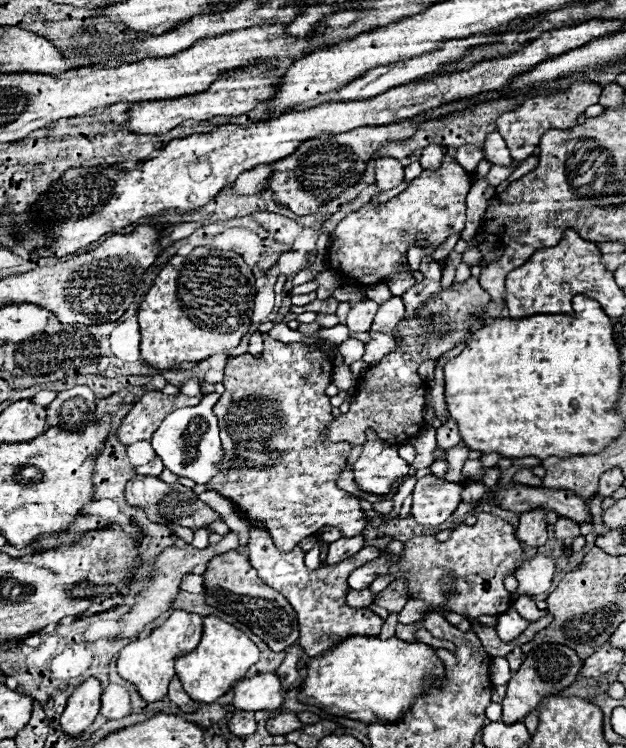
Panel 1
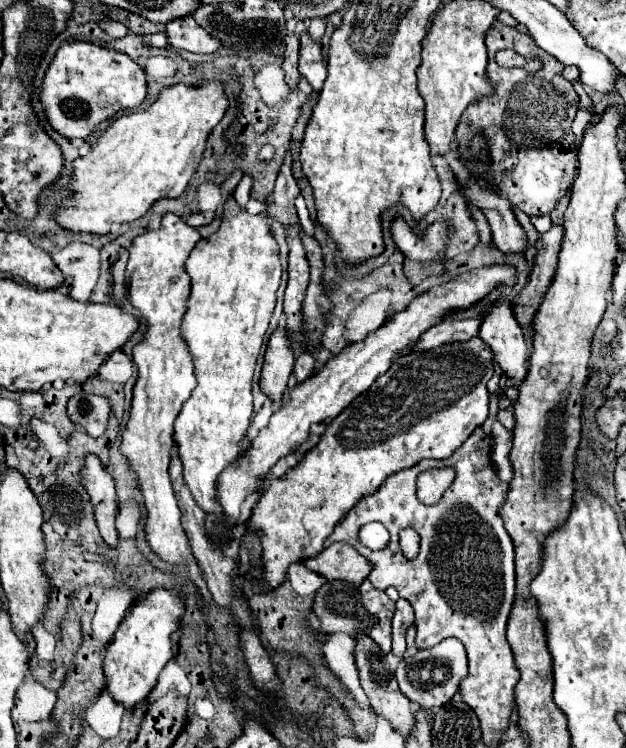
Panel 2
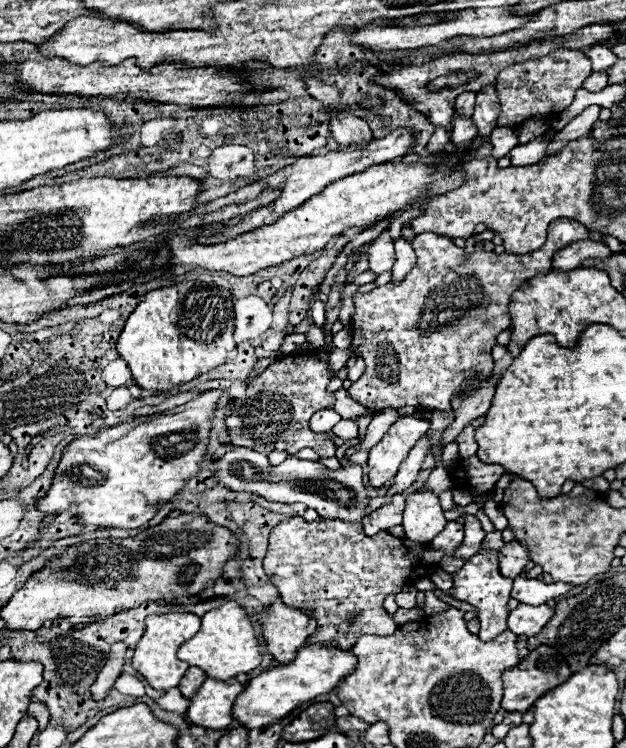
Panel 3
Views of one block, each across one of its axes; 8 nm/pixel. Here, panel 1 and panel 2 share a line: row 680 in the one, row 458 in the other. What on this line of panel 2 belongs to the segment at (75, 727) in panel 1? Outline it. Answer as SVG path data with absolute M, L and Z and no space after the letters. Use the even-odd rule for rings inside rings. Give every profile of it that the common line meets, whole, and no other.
M88 454L84 460L84 468L80 470L80 482L86 488L92 508L94 508L94 518L98 524L98 530L108 546L118 544L118 530L114 526L116 522L116 512L118 512L118 502L116 502L116 490L114 490L114 478L106 472L102 466L100 458L94 454Z

